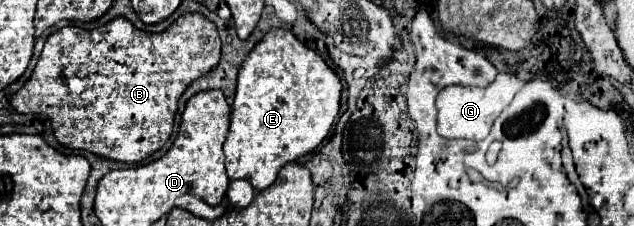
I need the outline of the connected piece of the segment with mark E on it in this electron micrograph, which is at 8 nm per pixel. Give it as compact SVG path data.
M271 29L243 61L233 101L225 149L229 179L245 179L257 191L267 189L291 161L313 151L327 137L341 99L341 81L319 53L305 47L287 29Z

